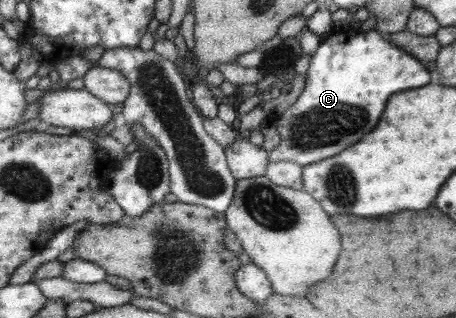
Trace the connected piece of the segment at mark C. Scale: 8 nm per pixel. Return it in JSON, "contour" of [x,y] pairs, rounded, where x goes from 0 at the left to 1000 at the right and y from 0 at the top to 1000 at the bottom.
{"contour":[[[822,88],[805,101],[730,91],[702,132],[680,186],[673,226],[667,283],[654,311],[616,358],[596,365],[601,396],[614,415],[616,443],[592,478],[592,509],[636,503],[667,525],[737,491],[754,465],[789,447],[803,421],[811,421],[825,403],[825,377],[838,365],[842,333],[860,296],[925,277],[943,258],[943,226],[904,170],[860,138],[849,104],[829,101]]]}

